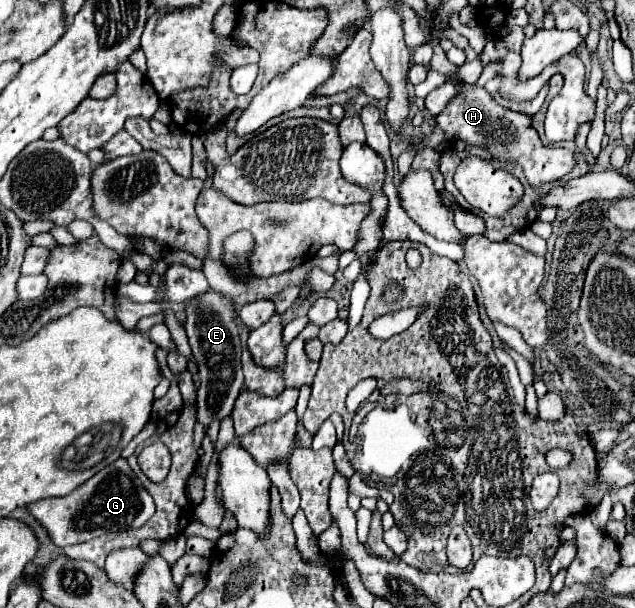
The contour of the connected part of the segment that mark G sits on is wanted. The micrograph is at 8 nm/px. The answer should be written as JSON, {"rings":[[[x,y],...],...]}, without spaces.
{"rings":[[[123,458],[103,468],[99,474],[95,474],[95,478],[89,478],[89,482],[79,486],[79,490],[73,490],[63,498],[47,498],[43,502],[33,502],[25,508],[37,522],[45,526],[51,542],[59,548],[87,542],[107,532],[139,528],[155,514],[153,498],[141,486],[139,478],[133,474],[127,460]]]}

